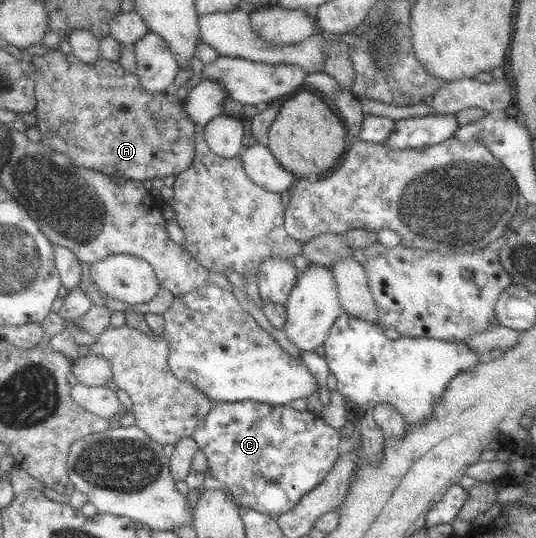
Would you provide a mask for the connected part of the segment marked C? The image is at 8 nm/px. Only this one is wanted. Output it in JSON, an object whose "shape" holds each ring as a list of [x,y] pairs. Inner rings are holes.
{"shape":[[[244,400],[243,402],[215,402],[208,415],[201,419],[197,425],[196,431],[193,432],[193,437],[200,449],[205,453],[208,459],[208,472],[212,477],[222,481],[228,489],[232,492],[234,498],[232,501],[236,502],[239,507],[244,506],[259,511],[260,513],[271,515],[277,518],[279,515],[290,511],[309,491],[312,491],[330,471],[334,468],[336,462],[340,458],[340,431],[334,427],[326,424],[324,420],[318,419],[310,409],[298,411],[286,405],[268,405],[267,403],[253,402],[252,400]]]}

